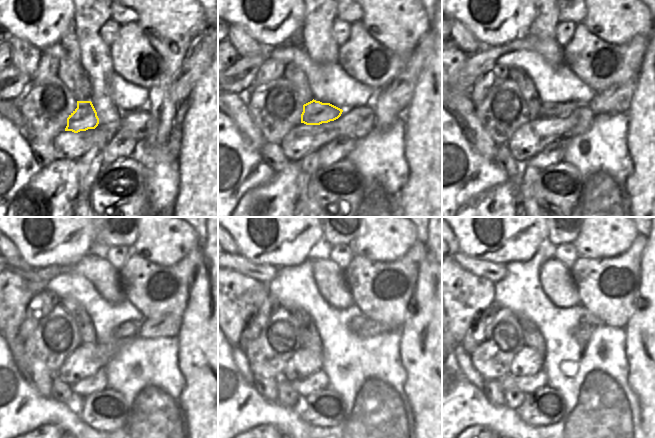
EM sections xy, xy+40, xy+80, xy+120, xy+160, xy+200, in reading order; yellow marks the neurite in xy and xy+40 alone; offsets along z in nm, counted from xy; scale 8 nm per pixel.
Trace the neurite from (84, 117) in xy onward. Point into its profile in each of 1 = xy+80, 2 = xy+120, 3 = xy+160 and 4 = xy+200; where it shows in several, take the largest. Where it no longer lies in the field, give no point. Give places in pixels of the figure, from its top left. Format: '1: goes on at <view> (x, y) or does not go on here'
1: goes on at xy+80 (559, 110)
2: goes on at xy+120 (129, 328)
3: goes on at xy+160 (358, 321)
4: goes on at xy+200 (588, 321)

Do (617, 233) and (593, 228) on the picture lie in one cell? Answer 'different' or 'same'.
same

